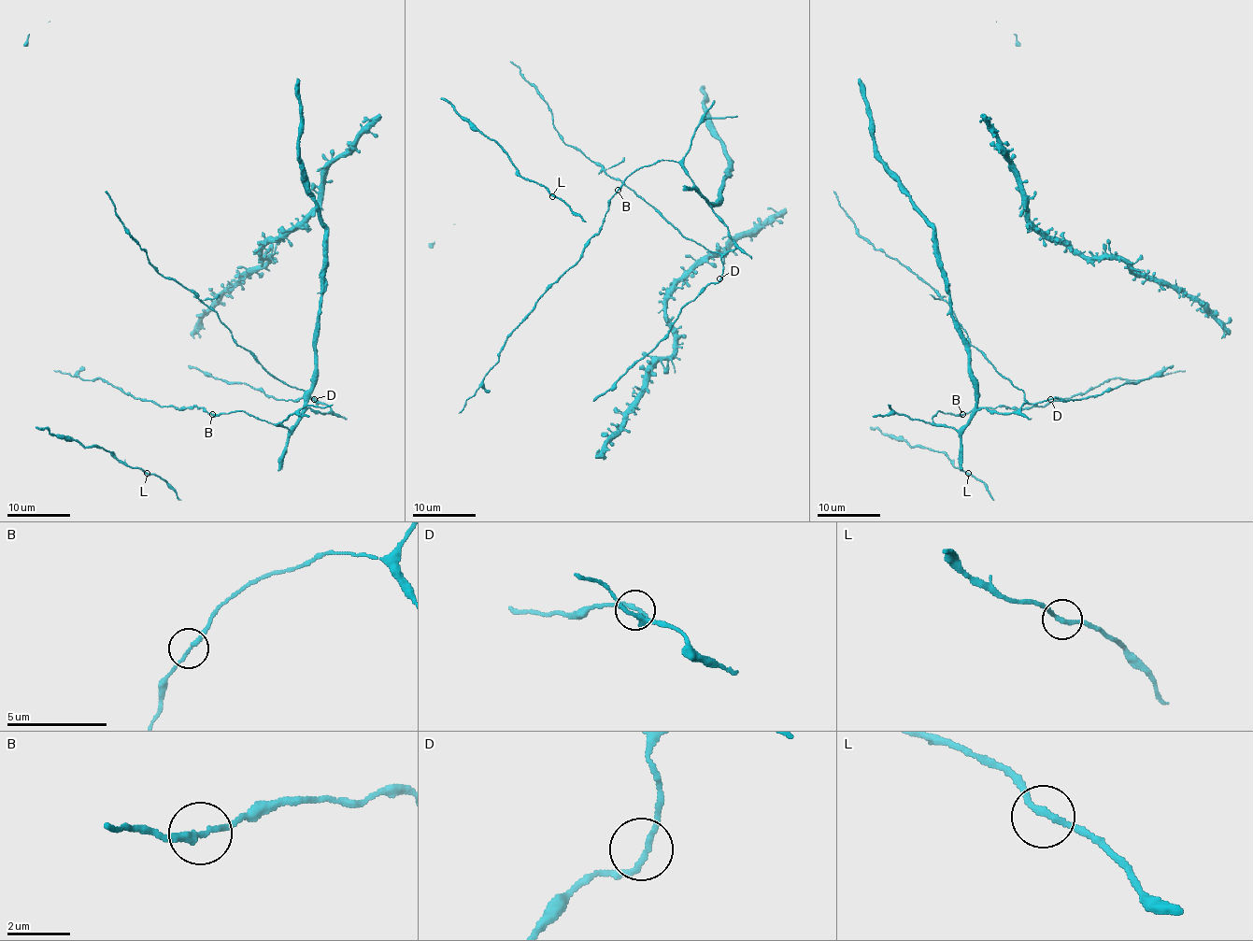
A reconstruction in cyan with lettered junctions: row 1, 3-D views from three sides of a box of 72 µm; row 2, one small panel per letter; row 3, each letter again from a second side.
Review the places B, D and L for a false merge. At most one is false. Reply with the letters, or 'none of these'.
none of these

